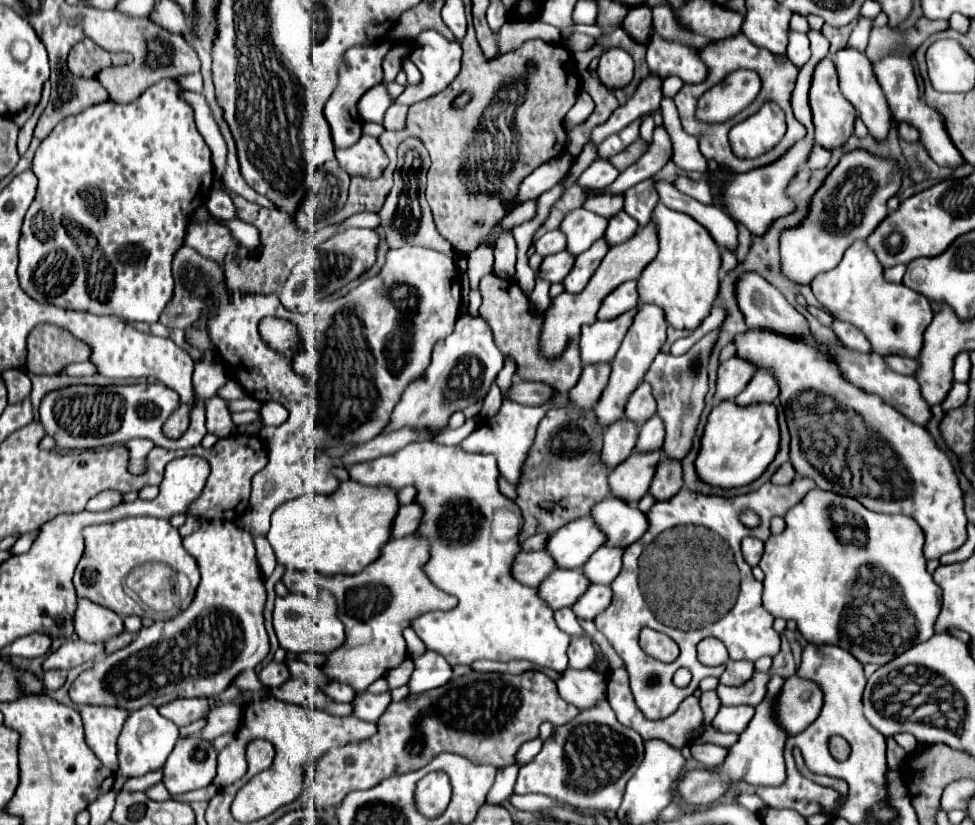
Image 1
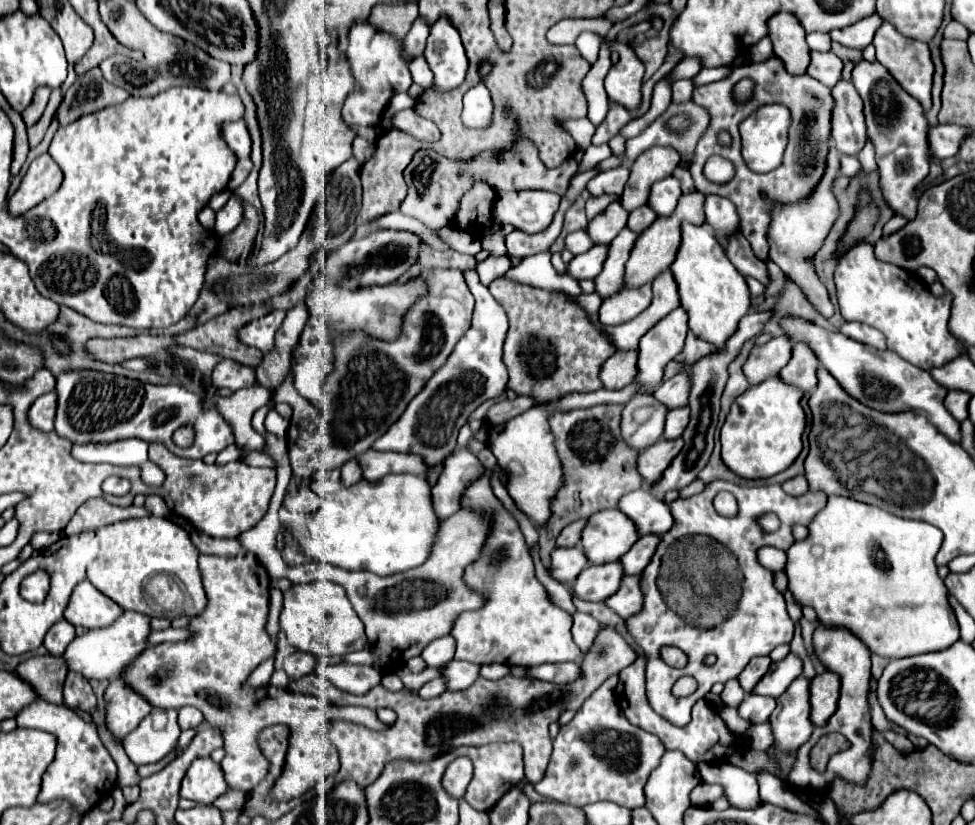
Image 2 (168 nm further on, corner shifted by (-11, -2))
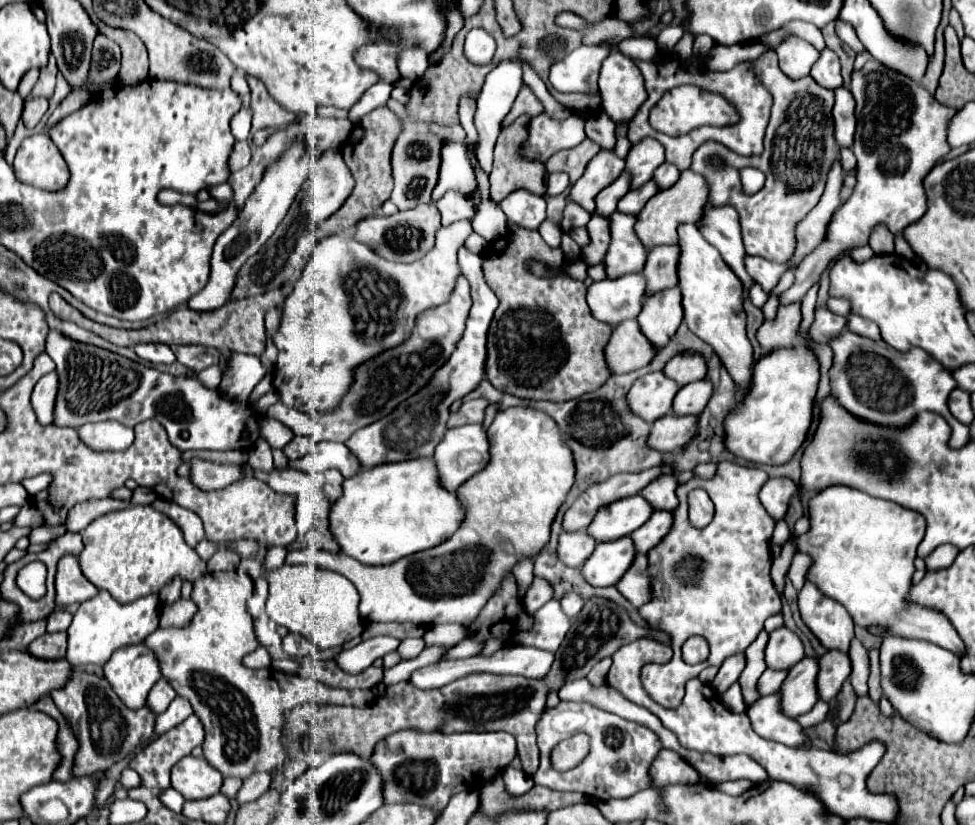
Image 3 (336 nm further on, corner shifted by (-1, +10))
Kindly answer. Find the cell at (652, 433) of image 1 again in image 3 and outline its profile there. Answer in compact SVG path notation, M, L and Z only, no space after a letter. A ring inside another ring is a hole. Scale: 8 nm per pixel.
M698 380L690 382L680 388L680 392L674 398L674 414L702 414L710 396L714 392L714 384L710 380Z

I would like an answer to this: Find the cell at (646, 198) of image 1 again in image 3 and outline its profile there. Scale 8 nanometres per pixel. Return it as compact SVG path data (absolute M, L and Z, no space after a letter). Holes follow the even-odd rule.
M664 162L658 170L656 170L656 174L654 174L654 180L658 182L658 186L664 190L664 188L670 188L670 186L674 186L674 182L680 178L680 170L674 166L674 164L670 164L670 162Z

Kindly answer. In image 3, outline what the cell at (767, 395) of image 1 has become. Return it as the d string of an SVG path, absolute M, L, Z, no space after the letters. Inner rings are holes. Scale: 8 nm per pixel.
M824 306L816 310L816 320L810 328L810 334L816 342L832 340L832 338L840 336L844 330L846 330L846 318L844 316L838 316Z

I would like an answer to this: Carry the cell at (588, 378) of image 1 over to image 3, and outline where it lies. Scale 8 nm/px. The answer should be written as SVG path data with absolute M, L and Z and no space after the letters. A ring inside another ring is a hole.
M626 320L614 328L612 340L606 346L606 362L612 374L626 374L646 366L658 348L644 336L636 320Z

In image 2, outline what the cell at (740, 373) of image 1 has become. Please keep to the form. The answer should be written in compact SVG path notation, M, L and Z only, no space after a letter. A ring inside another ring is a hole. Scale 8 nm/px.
M784 336L772 338L764 346L754 346L746 364L742 366L750 386L756 386L766 378L776 378L780 368L788 362L790 350L792 350L792 342L786 340Z

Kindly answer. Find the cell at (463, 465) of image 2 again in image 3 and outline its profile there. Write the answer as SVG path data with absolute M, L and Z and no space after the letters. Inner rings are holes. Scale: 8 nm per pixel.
M466 424L462 428L452 428L446 432L444 440L436 446L434 454L440 482L448 490L456 490L462 486L468 478L472 478L476 472L480 472L490 462L490 438L482 424Z

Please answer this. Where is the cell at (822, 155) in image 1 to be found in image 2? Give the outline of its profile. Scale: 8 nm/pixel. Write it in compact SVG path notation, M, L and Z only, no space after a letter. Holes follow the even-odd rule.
M842 156L840 158L840 174L846 176L846 178L852 178L858 170L860 170L860 162L856 156Z

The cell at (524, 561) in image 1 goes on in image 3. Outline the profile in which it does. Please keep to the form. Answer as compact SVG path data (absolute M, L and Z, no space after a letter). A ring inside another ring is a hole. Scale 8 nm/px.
M562 532L558 544L558 558L566 566L582 566L596 548L596 540L586 532Z

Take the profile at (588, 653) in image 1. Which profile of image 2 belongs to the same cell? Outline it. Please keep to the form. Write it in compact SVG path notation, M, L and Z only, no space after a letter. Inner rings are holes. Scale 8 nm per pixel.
M580 612L574 614L572 636L574 636L576 646L578 646L584 654L592 648L594 638L596 638L598 632L600 632L600 624L598 624L592 616L588 616L588 614L580 614Z

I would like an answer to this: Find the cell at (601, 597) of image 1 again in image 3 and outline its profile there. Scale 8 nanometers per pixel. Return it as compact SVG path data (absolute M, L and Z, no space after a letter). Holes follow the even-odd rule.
M638 554L634 560L634 566L630 566L628 574L622 576L622 580L616 584L616 588L636 606L644 606L652 598L652 584L648 574L648 556Z

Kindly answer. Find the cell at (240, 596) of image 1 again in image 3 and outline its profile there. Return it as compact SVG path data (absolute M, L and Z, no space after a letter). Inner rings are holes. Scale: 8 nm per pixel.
M220 572L220 574L206 574L204 578L194 582L192 600L198 606L198 612L194 618L182 626L182 628L158 628L150 638L146 638L144 644L150 646L158 654L158 660L162 662L162 676L170 678L174 682L174 690L182 698L186 698L194 714L200 718L206 730L206 740L202 744L204 758L208 764L212 764L216 770L220 770L226 776L236 778L248 778L254 772L274 772L276 768L284 766L288 762L288 752L284 748L284 724L286 724L286 712L294 706L310 702L312 706L368 706L374 700L372 690L344 690L344 688L330 688L322 682L316 682L312 678L302 678L297 674L288 677L286 682L272 682L270 670L250 670L242 666L242 658L248 652L254 652L258 648L258 638L254 634L252 618L246 610L246 600L252 596L252 580L250 576L244 576L240 572Z

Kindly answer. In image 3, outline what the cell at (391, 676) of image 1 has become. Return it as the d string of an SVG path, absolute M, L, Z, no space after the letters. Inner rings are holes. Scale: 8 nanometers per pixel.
M406 638L406 640L400 642L398 652L406 660L406 658L414 658L416 654L420 654L424 650L424 646L426 646L424 638Z

